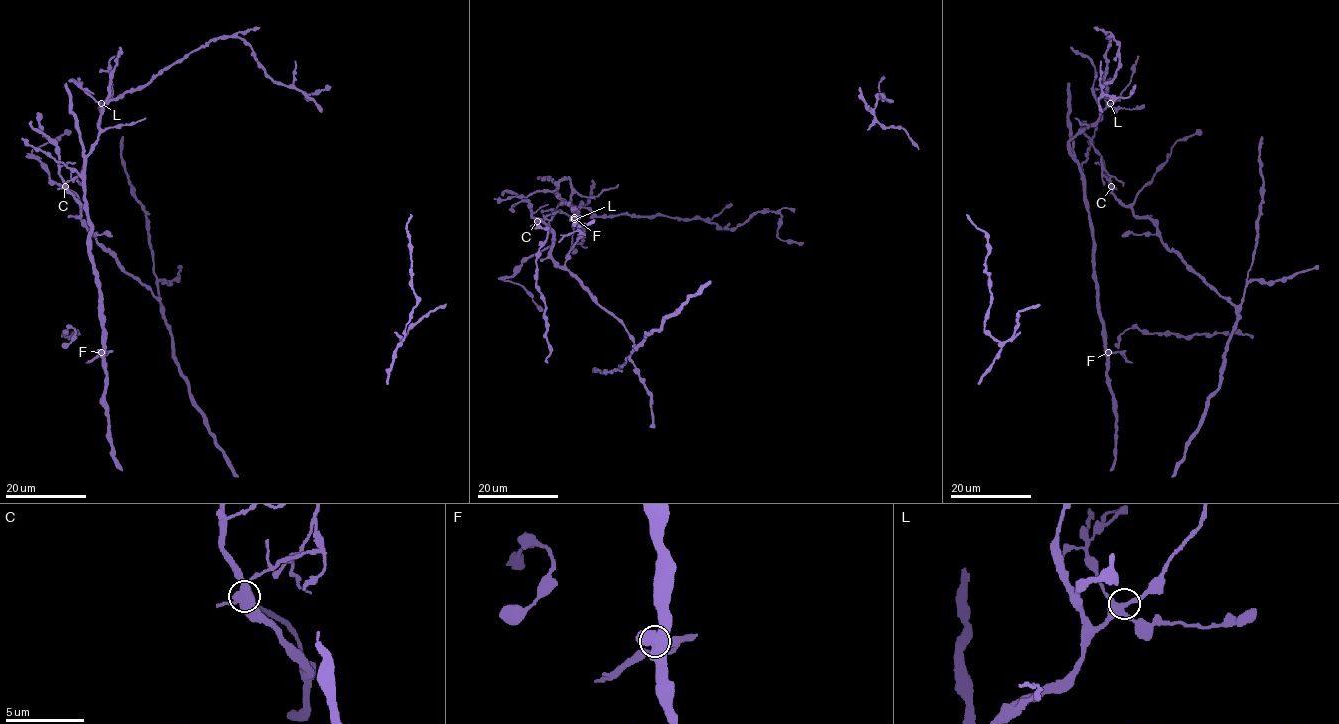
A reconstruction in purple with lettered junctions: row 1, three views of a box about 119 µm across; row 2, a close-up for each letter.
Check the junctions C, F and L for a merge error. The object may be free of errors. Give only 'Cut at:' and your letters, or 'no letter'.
Cut at: C

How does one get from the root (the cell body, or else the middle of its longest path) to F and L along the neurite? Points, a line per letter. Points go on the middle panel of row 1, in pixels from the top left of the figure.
F: (596, 215), (584, 207), (573, 208), (571, 182), (563, 179), (559, 183), (558, 195), (575, 211), (574, 217)
L: (596, 215), (587, 208), (578, 207), (574, 219)

